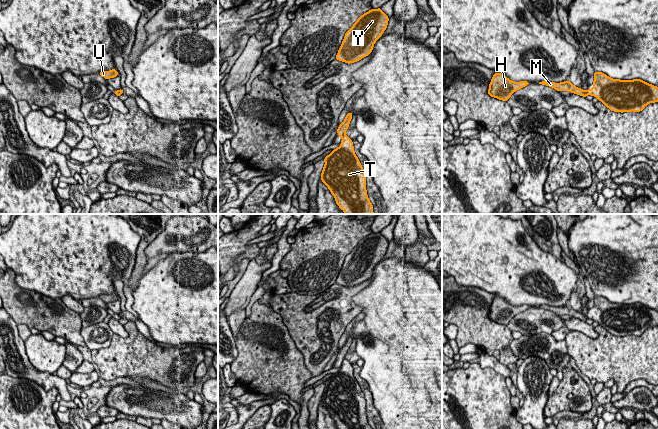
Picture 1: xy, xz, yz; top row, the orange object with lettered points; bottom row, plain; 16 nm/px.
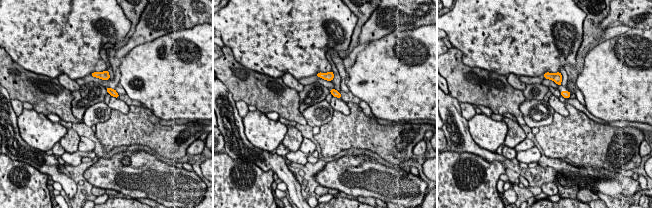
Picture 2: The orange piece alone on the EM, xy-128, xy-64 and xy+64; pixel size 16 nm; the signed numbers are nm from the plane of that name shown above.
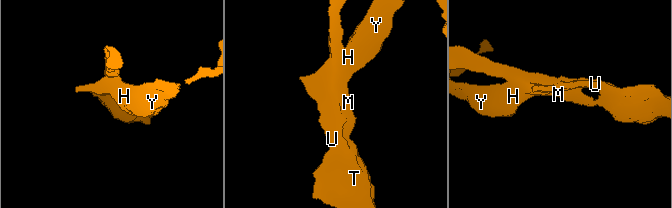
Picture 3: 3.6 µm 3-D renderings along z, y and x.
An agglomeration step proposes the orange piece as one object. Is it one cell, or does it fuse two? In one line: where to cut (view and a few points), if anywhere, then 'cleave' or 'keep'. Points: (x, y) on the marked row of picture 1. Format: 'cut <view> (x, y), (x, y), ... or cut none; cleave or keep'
cut yz (585, 91), (588, 94); cleave

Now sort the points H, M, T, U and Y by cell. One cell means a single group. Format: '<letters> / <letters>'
H M Y / T U

